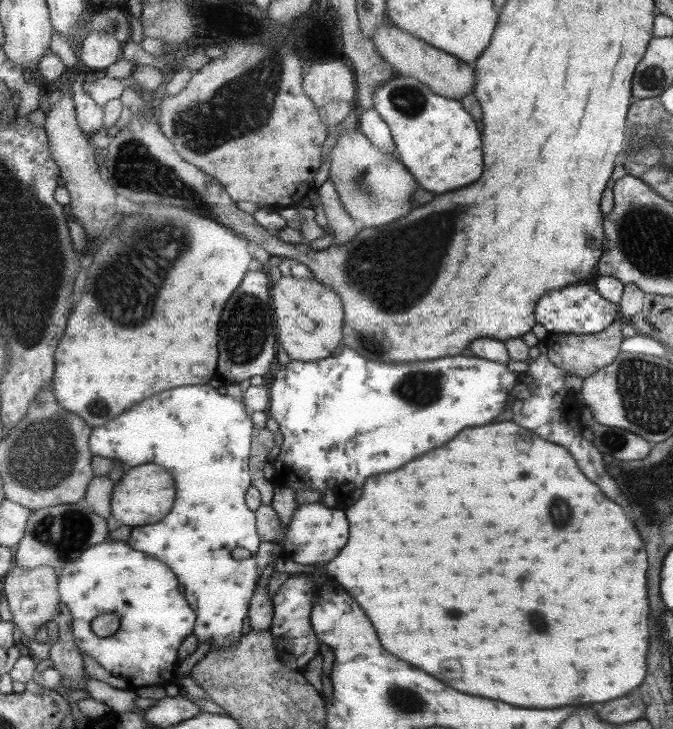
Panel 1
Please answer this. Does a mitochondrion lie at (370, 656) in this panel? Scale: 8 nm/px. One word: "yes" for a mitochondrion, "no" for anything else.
no

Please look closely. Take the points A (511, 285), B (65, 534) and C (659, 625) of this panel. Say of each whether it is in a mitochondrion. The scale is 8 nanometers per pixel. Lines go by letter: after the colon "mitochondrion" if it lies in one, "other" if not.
A: other
B: mitochondrion
C: other

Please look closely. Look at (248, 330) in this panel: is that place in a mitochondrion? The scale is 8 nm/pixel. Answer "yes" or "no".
yes

